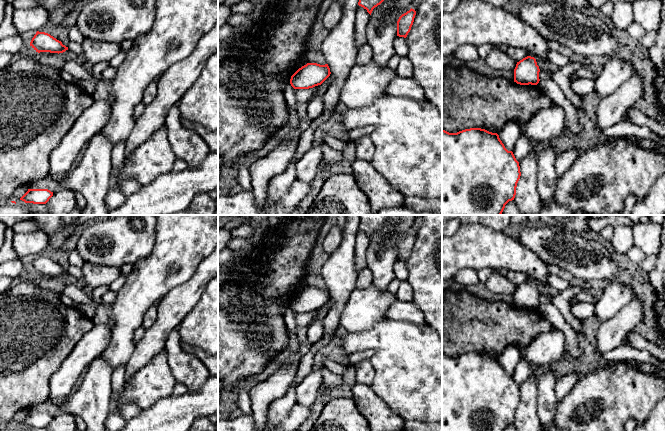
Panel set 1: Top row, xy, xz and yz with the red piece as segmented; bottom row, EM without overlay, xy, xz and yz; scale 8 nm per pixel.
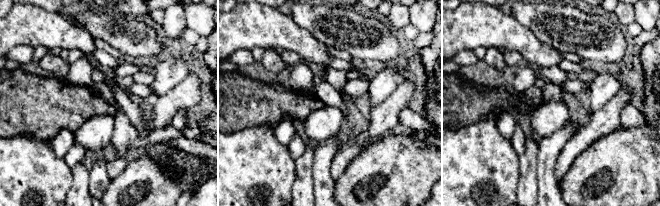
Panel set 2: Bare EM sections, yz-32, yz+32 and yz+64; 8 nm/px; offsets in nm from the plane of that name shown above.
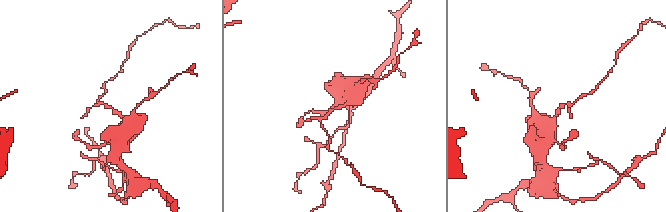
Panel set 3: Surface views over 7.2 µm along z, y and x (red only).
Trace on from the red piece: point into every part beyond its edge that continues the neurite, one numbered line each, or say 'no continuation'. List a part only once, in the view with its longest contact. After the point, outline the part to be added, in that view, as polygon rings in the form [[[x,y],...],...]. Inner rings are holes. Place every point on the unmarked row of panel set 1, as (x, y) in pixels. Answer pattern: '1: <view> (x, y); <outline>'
no continuation

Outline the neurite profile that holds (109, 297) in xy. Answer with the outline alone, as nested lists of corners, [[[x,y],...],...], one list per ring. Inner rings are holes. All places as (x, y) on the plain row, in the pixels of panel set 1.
[[[107,290],[101,297],[100,302],[104,305],[112,305],[116,301],[117,293]]]

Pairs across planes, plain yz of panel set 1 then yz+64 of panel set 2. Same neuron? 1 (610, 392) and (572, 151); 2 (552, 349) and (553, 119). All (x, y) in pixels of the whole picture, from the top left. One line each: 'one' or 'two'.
1: two
2: one

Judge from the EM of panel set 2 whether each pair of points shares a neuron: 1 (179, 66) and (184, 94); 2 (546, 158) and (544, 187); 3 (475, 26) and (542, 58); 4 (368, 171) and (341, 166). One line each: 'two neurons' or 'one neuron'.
1: two neurons
2: one neuron
3: one neuron
4: two neurons

